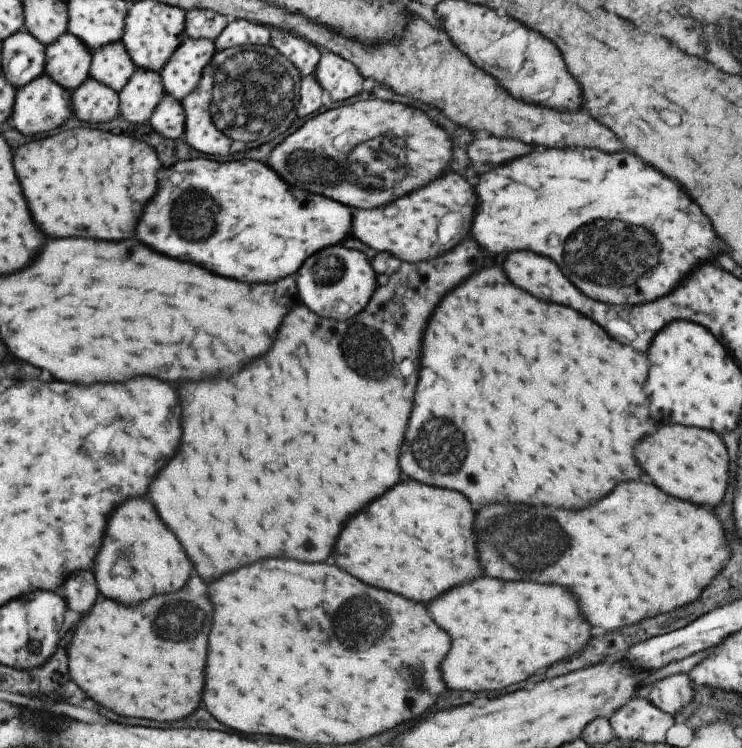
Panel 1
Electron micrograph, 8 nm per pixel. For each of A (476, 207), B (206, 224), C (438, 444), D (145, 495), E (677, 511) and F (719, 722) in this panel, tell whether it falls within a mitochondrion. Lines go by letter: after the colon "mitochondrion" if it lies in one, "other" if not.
A: other
B: mitochondrion
C: mitochondrion
D: other
E: other
F: mitochondrion

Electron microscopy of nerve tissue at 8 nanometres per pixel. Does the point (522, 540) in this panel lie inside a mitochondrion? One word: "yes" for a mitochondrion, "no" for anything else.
yes

